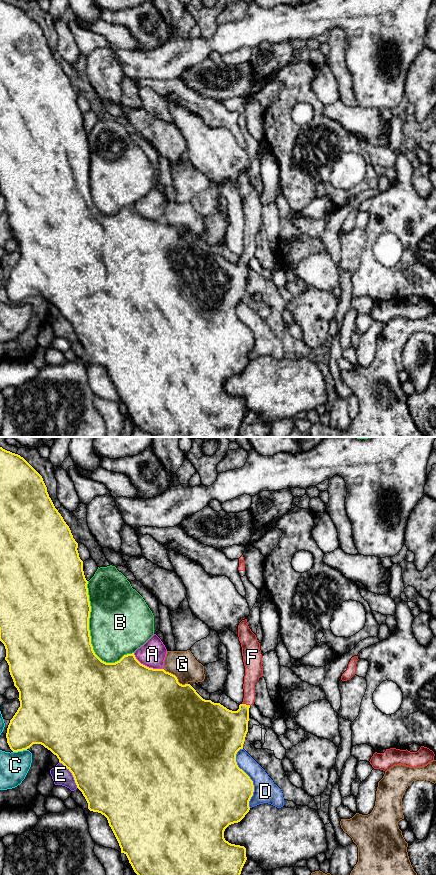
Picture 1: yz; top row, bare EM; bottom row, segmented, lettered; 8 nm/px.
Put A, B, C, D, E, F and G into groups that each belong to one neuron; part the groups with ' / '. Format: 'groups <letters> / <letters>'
groups A / B / C / D / E / F / G

